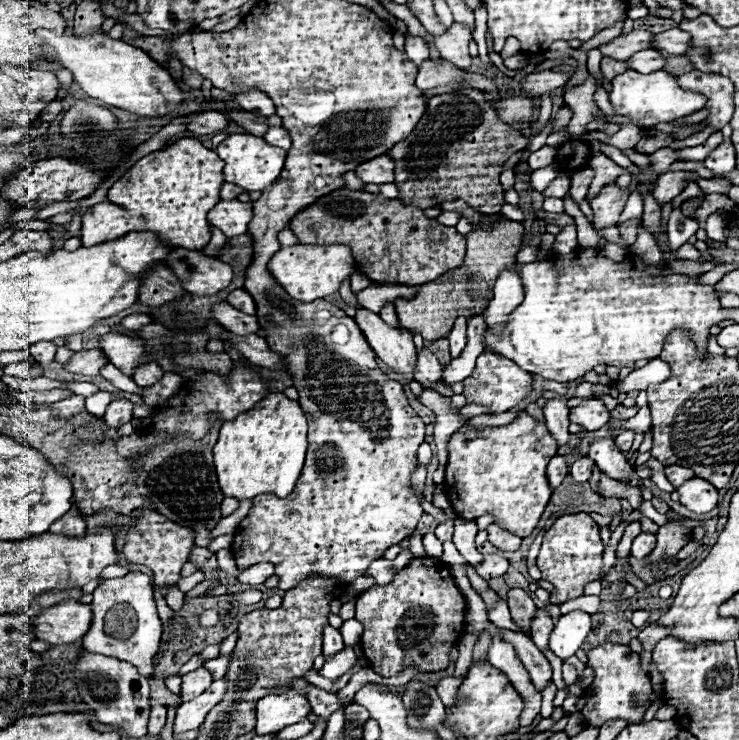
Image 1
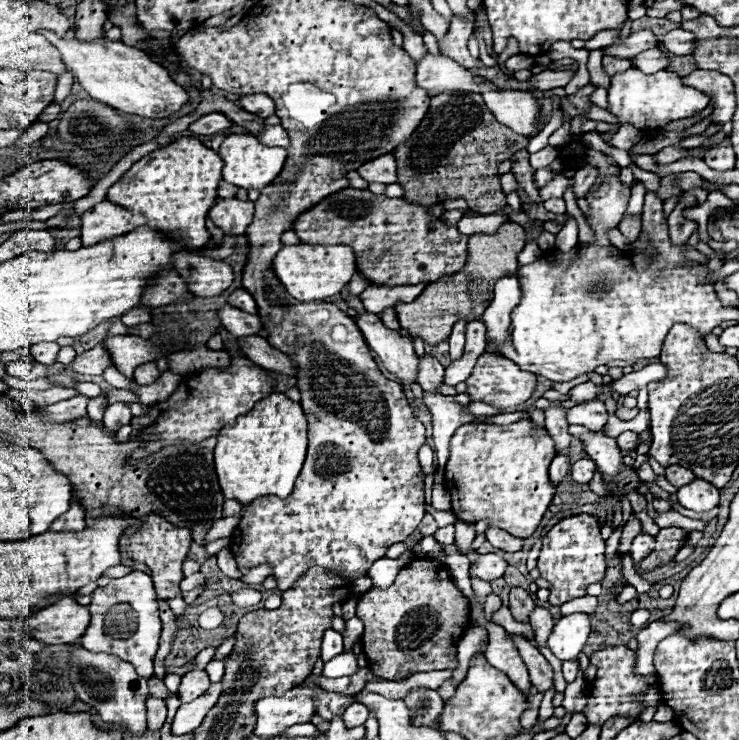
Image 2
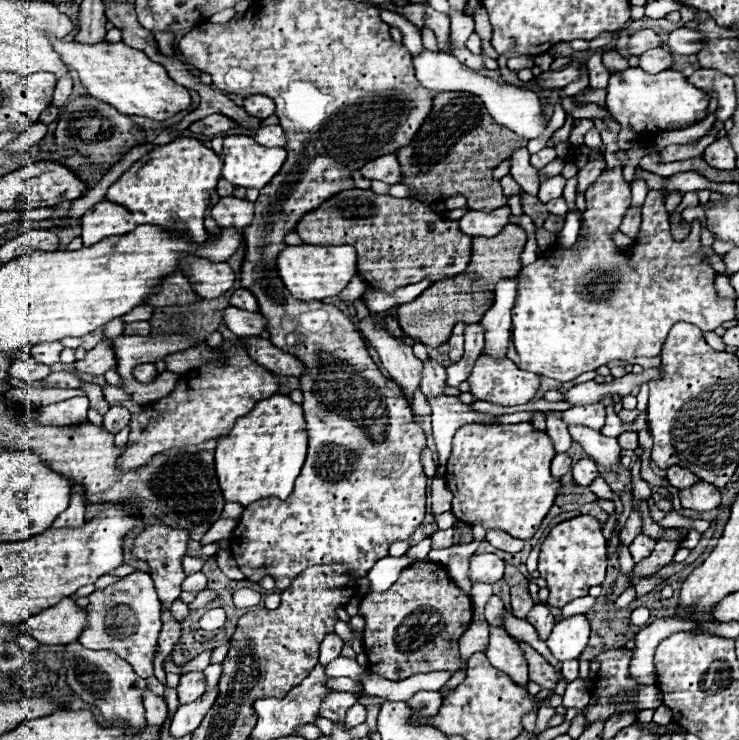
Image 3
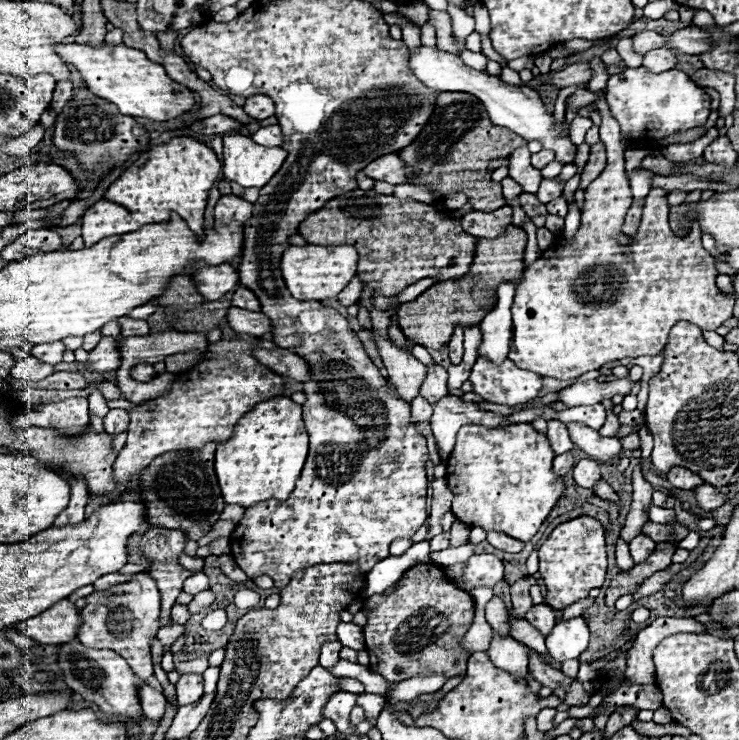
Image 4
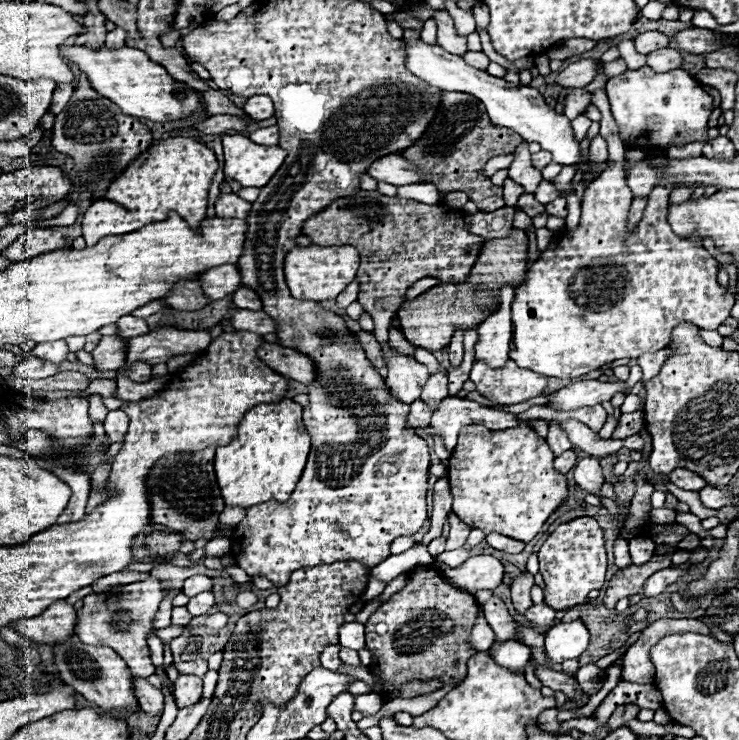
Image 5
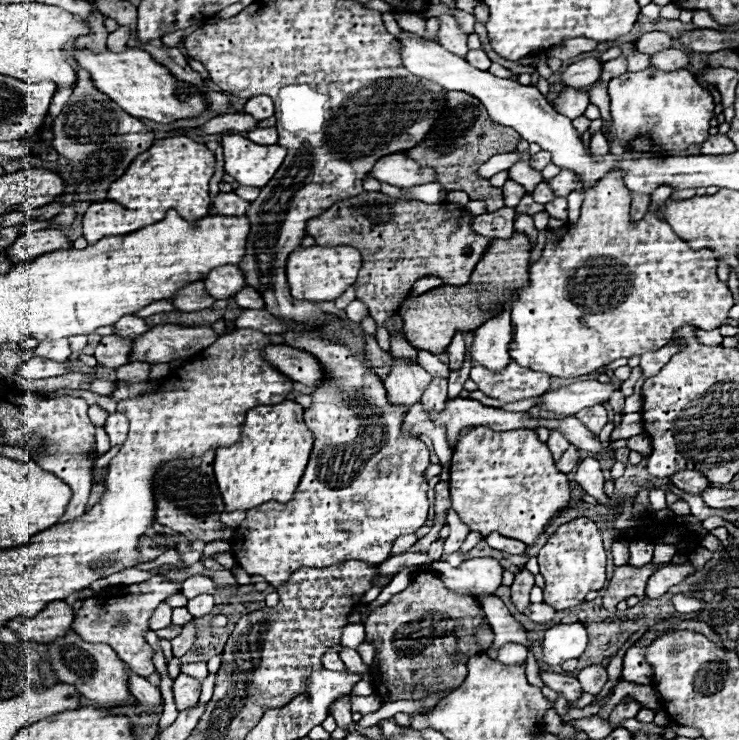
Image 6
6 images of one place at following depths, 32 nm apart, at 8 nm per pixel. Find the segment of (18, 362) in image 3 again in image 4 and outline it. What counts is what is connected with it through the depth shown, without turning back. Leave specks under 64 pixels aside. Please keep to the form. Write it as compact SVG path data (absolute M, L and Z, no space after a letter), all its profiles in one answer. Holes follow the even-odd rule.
M22 352L10 374L20 380L42 380L54 372L56 370L52 364L42 364L40 360L34 360L34 356L30 356L28 352Z

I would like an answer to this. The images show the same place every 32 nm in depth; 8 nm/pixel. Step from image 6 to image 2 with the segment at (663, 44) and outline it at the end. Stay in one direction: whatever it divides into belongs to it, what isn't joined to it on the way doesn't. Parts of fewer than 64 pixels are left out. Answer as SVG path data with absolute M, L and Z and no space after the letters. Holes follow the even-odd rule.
M640 30L640 32L632 32L624 44L612 44L608 48L602 48L604 54L612 54L618 58L634 58L636 54L656 48L658 46L658 36L650 30Z

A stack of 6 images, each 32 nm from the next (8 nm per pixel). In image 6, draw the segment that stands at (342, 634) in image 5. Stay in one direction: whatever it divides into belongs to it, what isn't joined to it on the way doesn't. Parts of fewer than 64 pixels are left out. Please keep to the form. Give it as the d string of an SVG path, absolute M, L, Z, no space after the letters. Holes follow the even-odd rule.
M348 624L342 629L342 646L357 650L364 641L365 628L363 624Z

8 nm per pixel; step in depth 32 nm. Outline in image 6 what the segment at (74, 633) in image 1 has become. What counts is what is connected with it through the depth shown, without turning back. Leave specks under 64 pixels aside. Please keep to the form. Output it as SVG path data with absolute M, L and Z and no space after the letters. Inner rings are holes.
M56 600L54 604L48 604L42 612L38 612L38 616L16 616L16 620L10 620L6 628L14 630L26 642L48 644L56 638L62 638L72 628L72 622L72 608L64 600Z

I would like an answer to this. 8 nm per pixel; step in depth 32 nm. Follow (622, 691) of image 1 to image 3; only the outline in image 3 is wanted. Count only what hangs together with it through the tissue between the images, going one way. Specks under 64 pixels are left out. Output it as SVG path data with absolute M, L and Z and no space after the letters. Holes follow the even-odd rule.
M626 648L608 650L608 652L596 656L596 662L600 662L600 670L598 670L596 690L592 696L598 696L598 704L588 706L586 718L590 722L596 722L600 718L610 718L616 712L626 712L626 710L638 712L636 704L614 704L612 702L612 698L620 690L632 690L632 688L640 686L636 680L632 680L628 676L630 656L632 656L632 652Z

